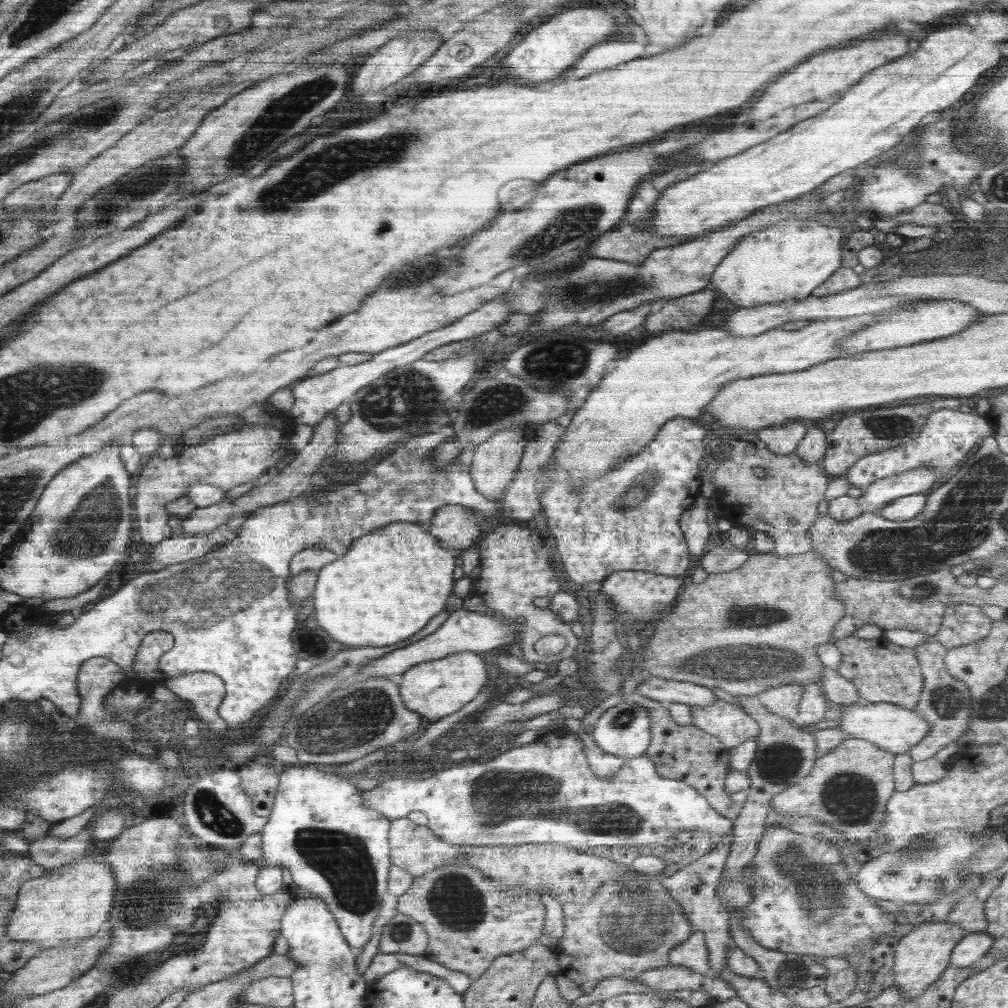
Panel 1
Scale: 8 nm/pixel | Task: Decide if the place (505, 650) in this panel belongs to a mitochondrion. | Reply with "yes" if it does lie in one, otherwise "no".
no

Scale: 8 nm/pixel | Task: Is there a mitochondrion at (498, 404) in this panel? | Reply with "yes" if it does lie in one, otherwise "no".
yes

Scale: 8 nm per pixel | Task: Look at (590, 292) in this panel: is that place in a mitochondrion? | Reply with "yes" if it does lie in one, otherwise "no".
yes

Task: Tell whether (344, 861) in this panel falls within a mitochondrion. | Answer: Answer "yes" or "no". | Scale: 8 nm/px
yes

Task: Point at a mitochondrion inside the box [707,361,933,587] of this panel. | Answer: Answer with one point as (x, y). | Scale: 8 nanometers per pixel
(885, 425)

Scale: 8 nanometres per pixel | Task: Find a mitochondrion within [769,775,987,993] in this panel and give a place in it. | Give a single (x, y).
(789, 974)

